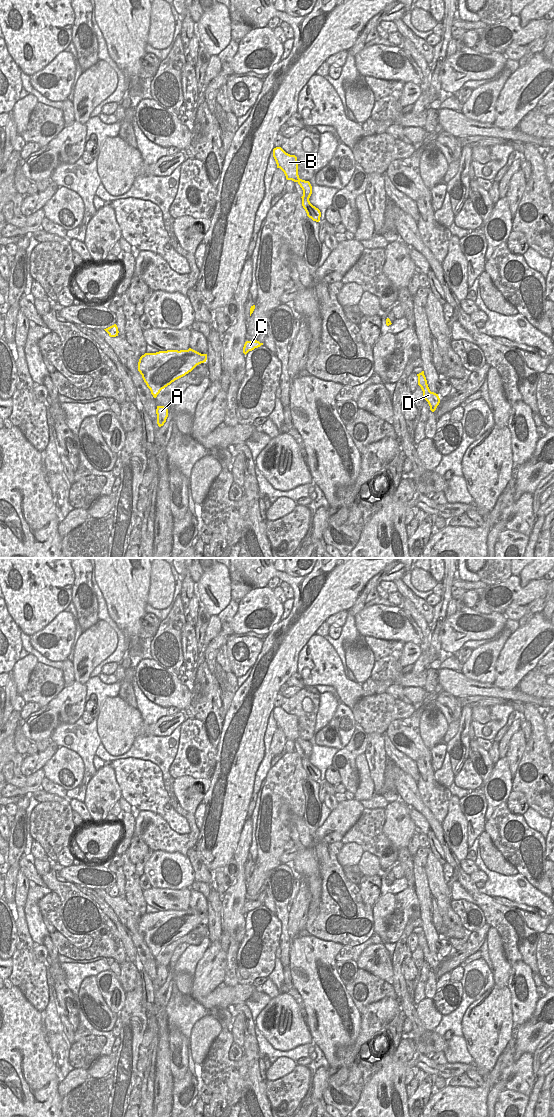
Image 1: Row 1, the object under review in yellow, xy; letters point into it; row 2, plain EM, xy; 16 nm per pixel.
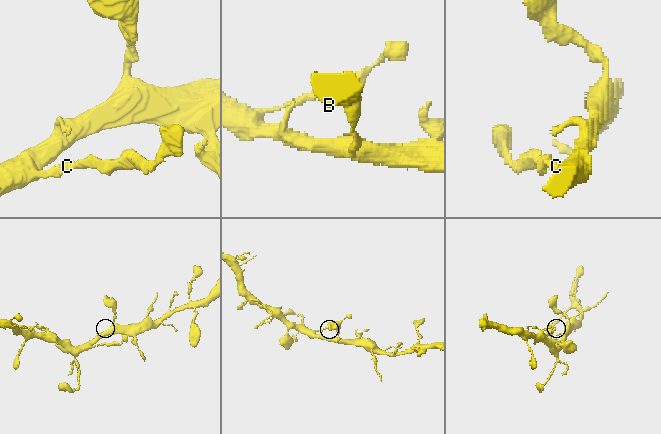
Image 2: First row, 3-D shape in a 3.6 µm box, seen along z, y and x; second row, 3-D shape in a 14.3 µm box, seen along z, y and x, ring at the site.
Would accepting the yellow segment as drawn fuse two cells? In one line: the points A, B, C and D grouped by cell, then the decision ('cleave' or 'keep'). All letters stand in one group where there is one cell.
A B C D | keep

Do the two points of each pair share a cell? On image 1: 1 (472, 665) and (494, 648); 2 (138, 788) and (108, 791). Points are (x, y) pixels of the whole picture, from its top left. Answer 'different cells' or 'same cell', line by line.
1: same cell
2: different cells

